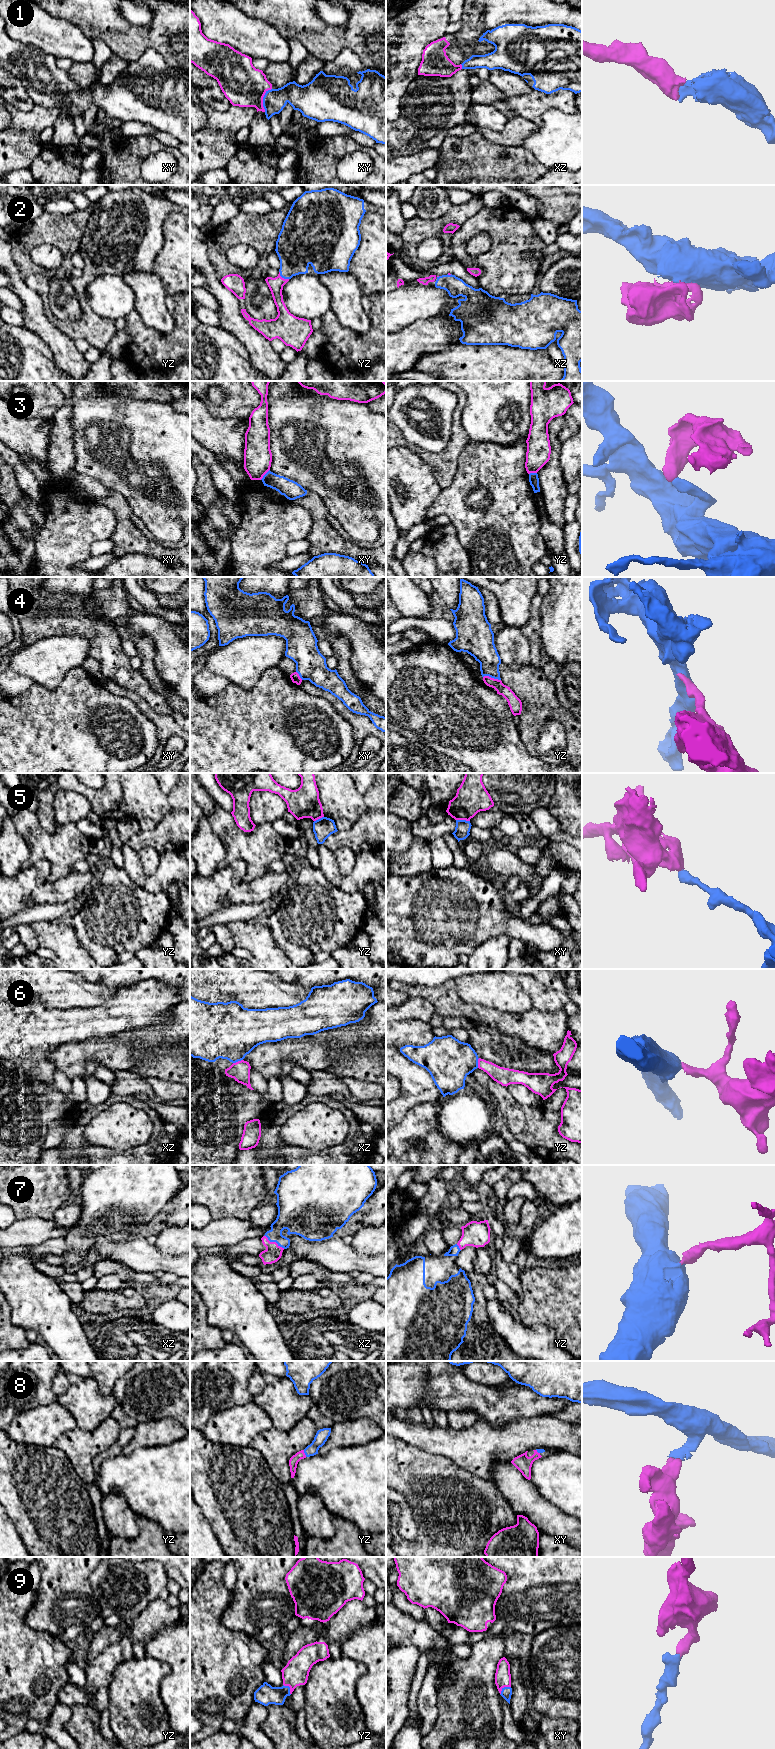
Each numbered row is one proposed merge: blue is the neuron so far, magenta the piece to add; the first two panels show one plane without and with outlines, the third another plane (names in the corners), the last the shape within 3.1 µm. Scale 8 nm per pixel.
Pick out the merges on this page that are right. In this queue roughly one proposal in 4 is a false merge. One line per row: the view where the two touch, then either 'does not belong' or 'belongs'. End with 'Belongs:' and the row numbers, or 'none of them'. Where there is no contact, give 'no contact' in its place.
1: xy | belongs
2: yz | belongs
3: xy | does not belong
4: yz | does not belong
5: xy | does not belong
6: xz | belongs
7: xz | belongs
8: yz | belongs
9: xy | belongs
Belongs: 1, 2, 6, 7, 8, 9

